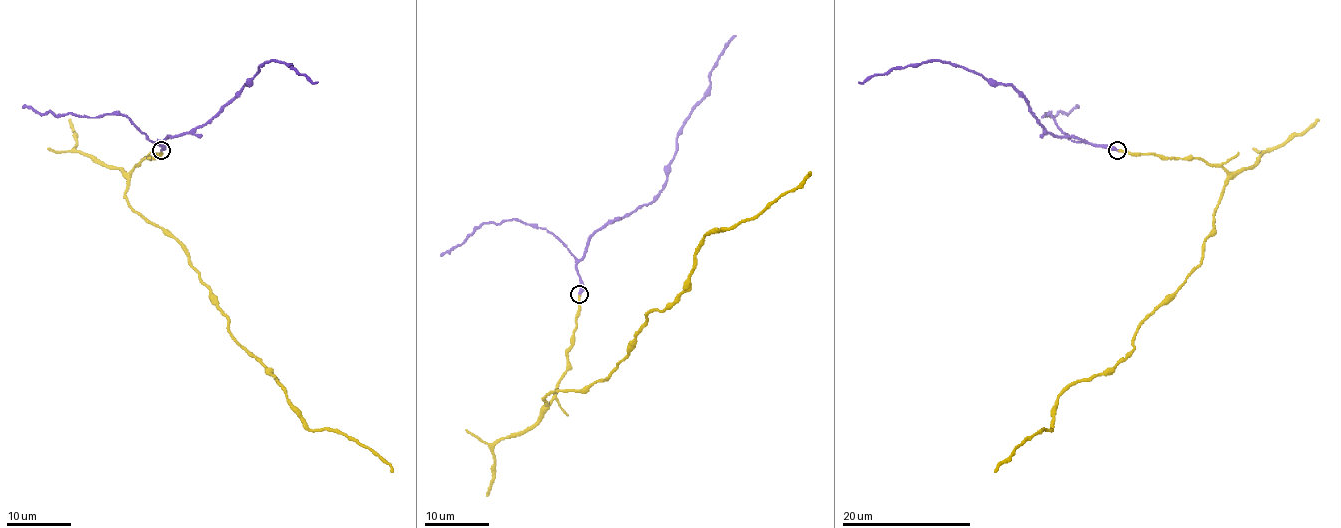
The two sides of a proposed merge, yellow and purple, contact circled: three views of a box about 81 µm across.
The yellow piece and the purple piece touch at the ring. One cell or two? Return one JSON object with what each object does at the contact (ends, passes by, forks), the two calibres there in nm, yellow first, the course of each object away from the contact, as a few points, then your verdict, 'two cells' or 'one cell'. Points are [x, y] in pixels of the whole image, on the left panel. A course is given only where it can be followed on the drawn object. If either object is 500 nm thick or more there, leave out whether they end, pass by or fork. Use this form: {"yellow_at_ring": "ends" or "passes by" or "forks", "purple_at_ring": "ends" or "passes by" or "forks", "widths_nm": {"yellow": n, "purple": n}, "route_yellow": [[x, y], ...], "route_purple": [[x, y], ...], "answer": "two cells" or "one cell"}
{"yellow_at_ring": "ends", "purple_at_ring": "ends", "widths_nm": {"yellow": 220, "purple": 340}, "route_yellow": [[162, 151], [129, 173], [124, 197], [178, 243], [234, 339], [276, 380], [308, 428], [347, 434], [392, 471]], "route_purple": [[162, 151], [158, 143], [166, 136], [194, 131], [236, 97], [263, 62], [286, 64], [313, 83], [318, 81]], "answer": "one cell"}

